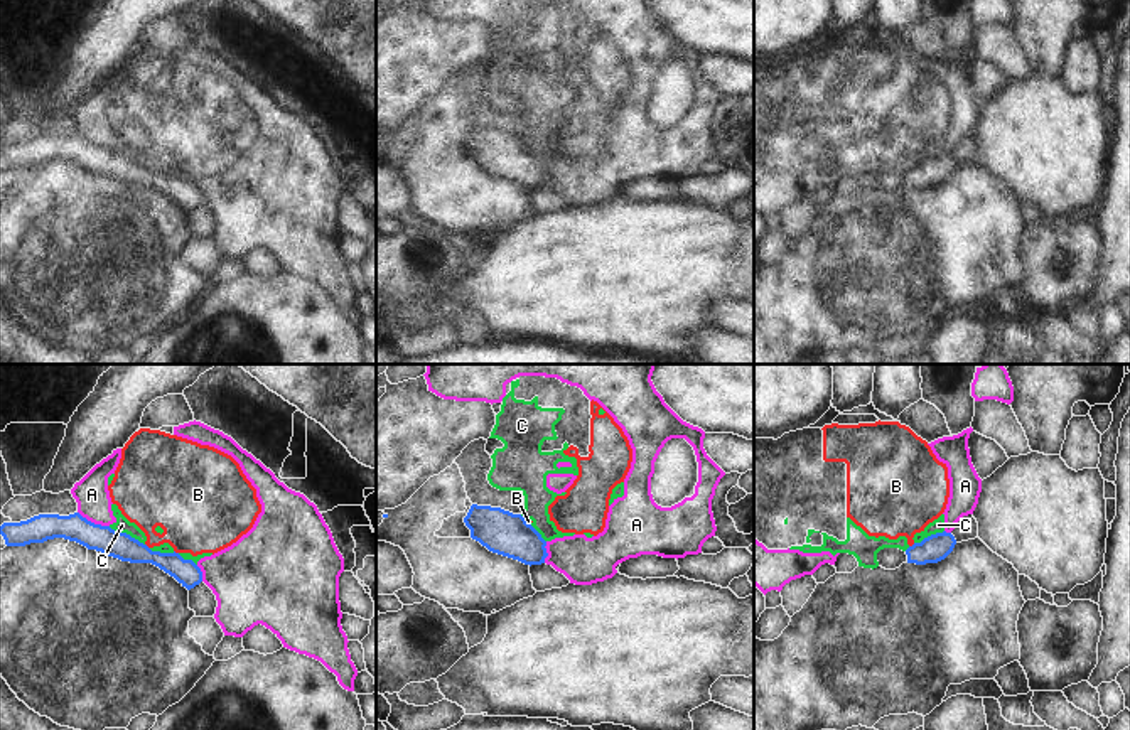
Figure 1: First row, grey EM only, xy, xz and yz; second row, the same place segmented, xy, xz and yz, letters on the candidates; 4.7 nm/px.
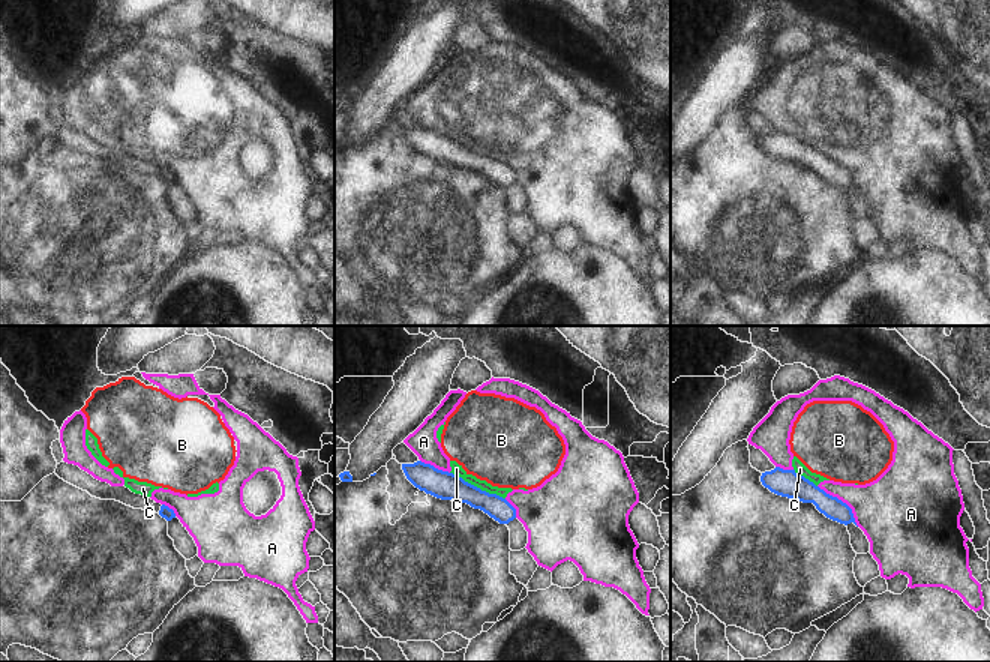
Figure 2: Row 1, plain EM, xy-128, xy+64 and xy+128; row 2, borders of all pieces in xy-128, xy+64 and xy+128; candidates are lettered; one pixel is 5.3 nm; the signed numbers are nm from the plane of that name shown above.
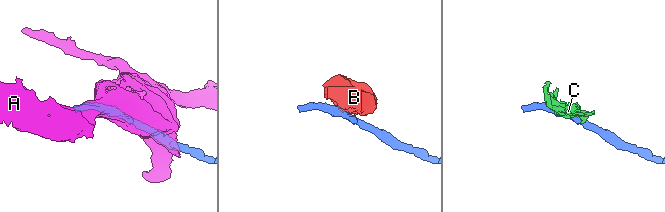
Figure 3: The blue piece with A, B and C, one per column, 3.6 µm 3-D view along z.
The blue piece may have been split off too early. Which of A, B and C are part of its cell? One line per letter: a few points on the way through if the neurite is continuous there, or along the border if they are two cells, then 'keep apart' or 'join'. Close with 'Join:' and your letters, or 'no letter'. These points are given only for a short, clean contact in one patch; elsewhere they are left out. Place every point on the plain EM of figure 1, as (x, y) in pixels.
A: keep apart
B: border along yz (914, 166), (909, 169); keep apart
C: keep apart
Join: no letter

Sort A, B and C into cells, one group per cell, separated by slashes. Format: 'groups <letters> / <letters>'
groups A B C

